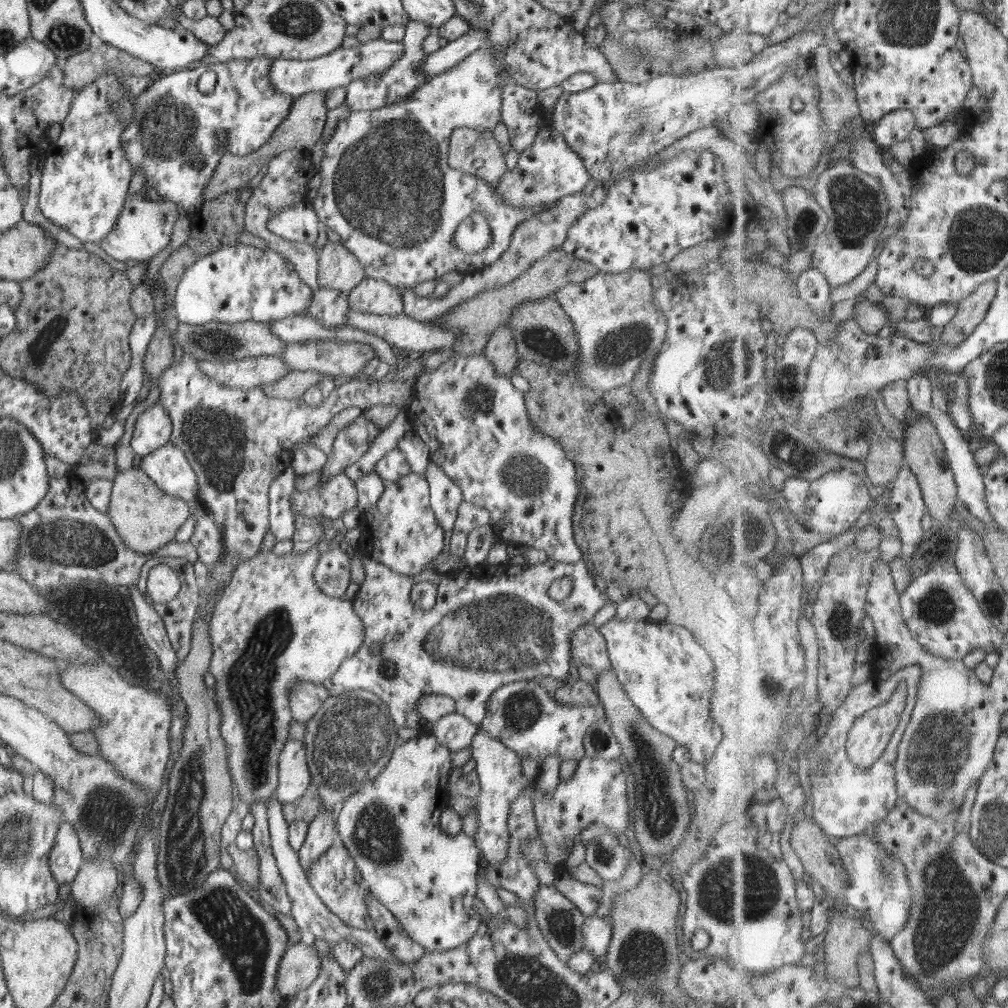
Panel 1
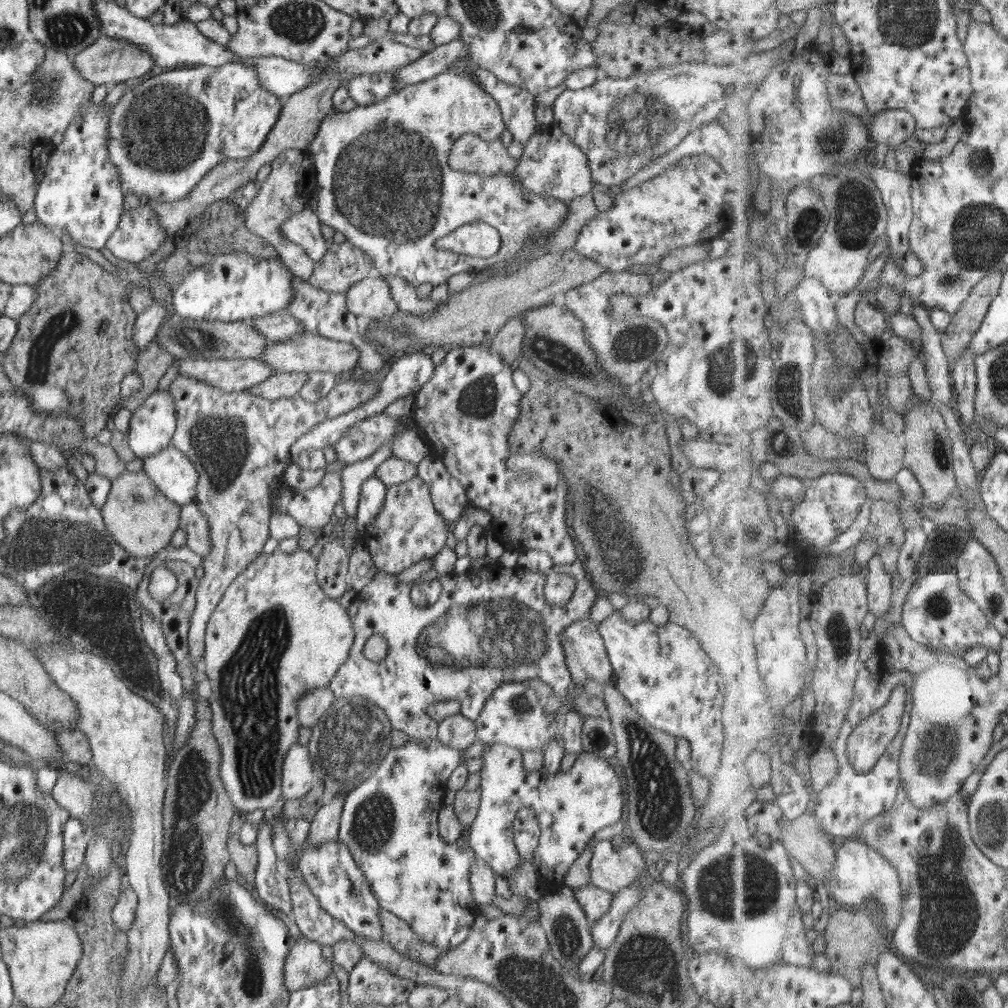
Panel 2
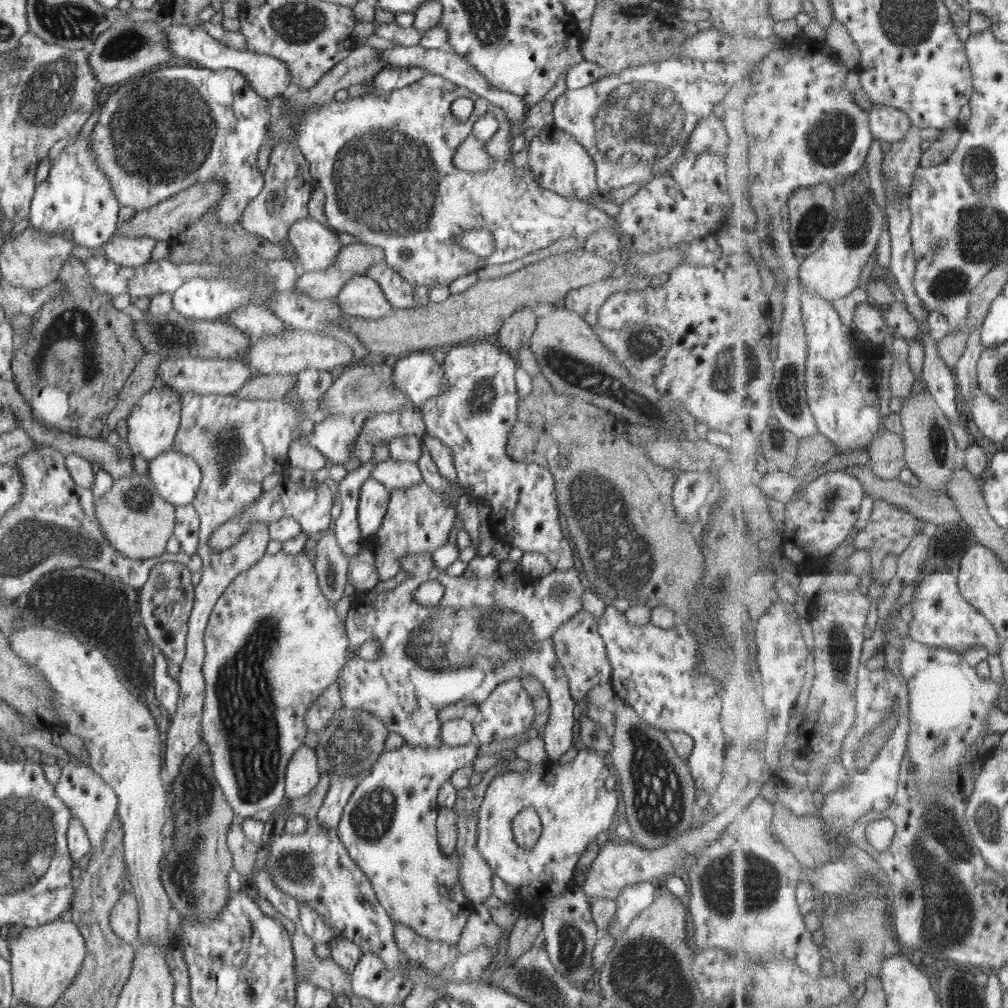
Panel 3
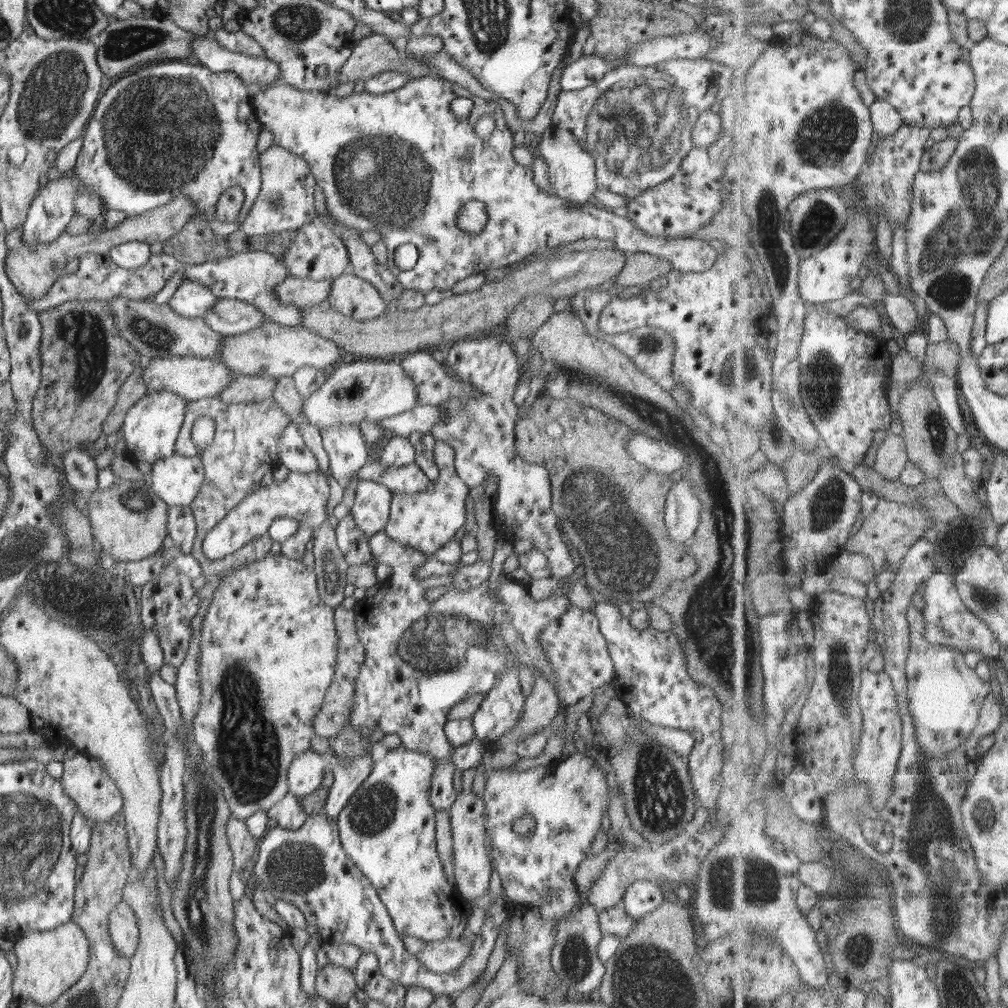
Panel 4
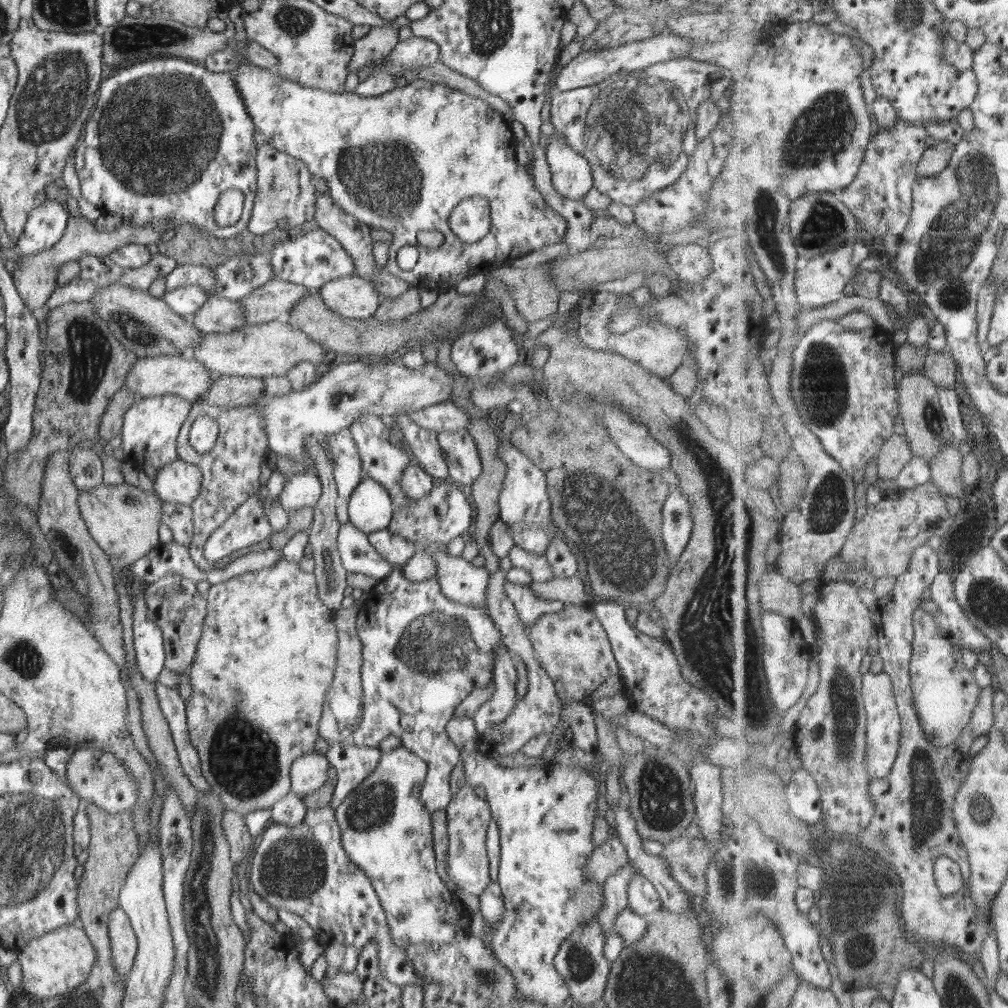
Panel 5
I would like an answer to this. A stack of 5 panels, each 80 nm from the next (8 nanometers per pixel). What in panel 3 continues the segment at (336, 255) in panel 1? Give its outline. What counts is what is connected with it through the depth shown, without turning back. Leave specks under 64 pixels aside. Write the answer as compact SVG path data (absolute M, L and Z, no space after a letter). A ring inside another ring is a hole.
M352 243L340 245L337 260L326 270L301 272L295 280L292 290L298 295L308 295L314 301L337 296L339 290L349 278L364 275L369 266L382 264L385 254L380 247Z

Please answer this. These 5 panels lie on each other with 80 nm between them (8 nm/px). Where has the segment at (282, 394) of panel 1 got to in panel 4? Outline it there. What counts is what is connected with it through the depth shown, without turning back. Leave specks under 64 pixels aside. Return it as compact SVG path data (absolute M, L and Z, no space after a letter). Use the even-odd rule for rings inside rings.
M237 374L218 395L223 402L260 402L273 396L274 382L268 375Z

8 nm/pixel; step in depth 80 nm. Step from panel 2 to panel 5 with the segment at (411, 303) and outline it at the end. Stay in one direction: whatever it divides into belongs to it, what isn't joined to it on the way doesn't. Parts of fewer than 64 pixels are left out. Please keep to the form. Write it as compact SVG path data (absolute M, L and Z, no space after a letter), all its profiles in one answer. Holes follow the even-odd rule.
M316 191L315 220L324 229L340 241L343 249L354 259L358 276L375 282L376 265L373 257L373 241L370 237L371 227L356 222L356 218L346 214L332 202L328 192Z

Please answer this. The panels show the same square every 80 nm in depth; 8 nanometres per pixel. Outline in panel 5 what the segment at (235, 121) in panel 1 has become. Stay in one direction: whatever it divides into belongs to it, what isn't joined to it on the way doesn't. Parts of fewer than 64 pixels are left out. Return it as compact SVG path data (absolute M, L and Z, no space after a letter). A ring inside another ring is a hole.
M159 58L140 61L129 64L126 68L114 69L114 72L100 82L98 88L95 108L90 114L89 120L84 126L84 130L78 145L74 149L74 165L76 174L80 180L82 197L90 204L97 206L103 213L118 214L134 226L144 226L149 224L155 226L158 222L173 220L176 227L182 224L194 224L202 230L210 231L212 236L225 238L230 242L232 239L244 231L248 231L249 220L253 205L256 200L256 190L258 186L257 168L255 156L257 146L254 144L254 132L256 127L246 111L244 100L240 99L240 91L236 89L236 74L233 72L211 72L205 68L203 63L180 58ZM227 189L238 189L244 194L245 200L240 220L232 226L220 227L214 218L214 207L220 199L222 192Z

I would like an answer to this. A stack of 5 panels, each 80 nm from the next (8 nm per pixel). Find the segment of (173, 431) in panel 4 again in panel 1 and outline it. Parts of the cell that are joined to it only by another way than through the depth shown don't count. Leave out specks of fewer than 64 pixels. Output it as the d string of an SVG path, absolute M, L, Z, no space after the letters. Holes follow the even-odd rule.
M156 401L136 418L130 446L135 454L150 454L169 442L172 421L164 405Z

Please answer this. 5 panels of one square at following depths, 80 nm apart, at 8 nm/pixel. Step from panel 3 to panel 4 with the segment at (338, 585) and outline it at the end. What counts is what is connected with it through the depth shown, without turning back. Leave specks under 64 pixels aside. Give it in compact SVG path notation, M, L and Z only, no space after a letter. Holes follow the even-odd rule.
M328 515L322 526L313 530L314 536L311 539L314 541L312 556L316 559L313 569L317 577L317 590L320 599L332 609L338 607L345 599L349 567L337 546L335 526L335 520Z

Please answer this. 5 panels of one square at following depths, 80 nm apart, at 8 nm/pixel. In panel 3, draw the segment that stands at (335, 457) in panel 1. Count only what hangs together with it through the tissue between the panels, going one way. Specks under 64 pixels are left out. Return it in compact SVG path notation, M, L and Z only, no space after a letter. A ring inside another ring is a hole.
M413 405L404 411L377 414L365 421L357 442L351 448L351 453L360 460L360 463L366 463L370 461L372 446L376 442L381 440L390 442L397 436L422 437L425 433L425 422L420 406Z

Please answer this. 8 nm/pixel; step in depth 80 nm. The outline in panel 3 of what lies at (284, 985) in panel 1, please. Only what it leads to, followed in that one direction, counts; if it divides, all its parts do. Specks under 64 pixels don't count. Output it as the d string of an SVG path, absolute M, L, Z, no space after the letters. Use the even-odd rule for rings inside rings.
M297 927L291 936L295 956L295 979L297 986L308 981L318 989L331 990L335 998L345 994L354 997L350 972L342 969L331 958L319 959L314 955L315 942Z

